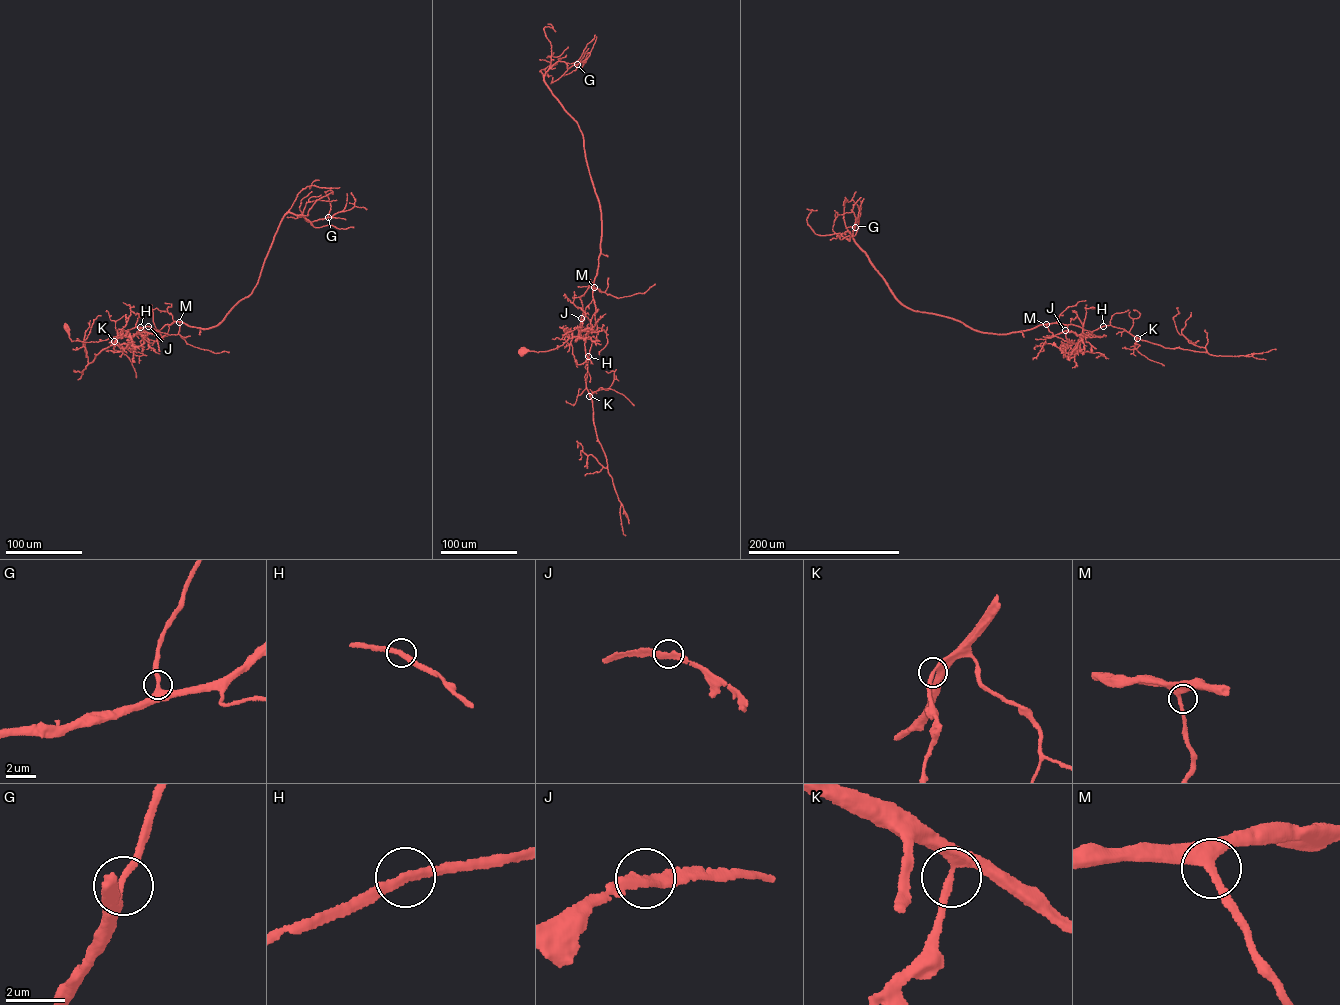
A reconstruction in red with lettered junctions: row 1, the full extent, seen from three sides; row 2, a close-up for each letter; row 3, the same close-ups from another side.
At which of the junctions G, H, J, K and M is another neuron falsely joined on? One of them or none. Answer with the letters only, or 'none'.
none

